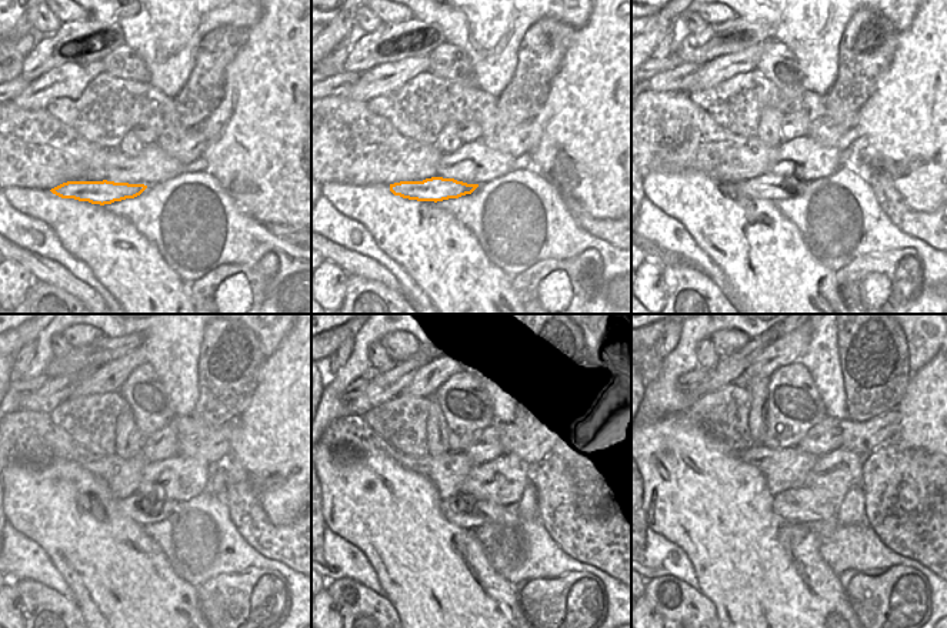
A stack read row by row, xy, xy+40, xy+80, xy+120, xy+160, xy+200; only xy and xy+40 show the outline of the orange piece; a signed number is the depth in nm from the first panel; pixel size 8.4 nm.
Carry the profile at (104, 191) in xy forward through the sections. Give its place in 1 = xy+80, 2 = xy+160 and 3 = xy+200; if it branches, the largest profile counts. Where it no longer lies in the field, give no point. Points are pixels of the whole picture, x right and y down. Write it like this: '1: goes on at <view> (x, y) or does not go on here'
1: goes on at xy+80 (772, 187)
2: goes on at xy+160 (466, 511)
3: goes on at xy+200 (806, 504)

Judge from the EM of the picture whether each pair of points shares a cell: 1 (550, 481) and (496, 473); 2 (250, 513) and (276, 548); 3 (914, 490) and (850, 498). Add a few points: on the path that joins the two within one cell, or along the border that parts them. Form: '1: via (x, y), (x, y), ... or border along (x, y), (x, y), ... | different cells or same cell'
1: border along (530, 466), (527, 484) | different cells
2: via (250, 521), (267, 540) | same cell
3: border along (857, 487), (863, 493), (866, 524) | different cells

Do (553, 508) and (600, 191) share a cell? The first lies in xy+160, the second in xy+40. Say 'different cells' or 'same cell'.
different cells

